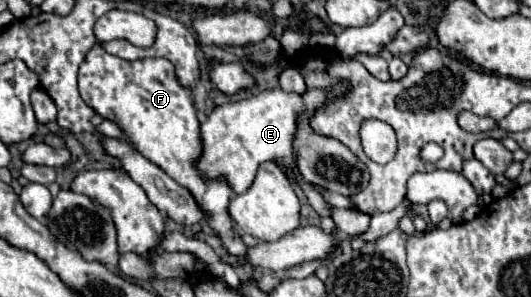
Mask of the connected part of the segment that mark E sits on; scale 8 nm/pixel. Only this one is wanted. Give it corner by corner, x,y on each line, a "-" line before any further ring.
340,83
330,91
308,89
304,97
284,93
282,89
266,89
254,97
216,107
206,121
200,123
202,157
198,157
198,173
202,173
206,181
224,179
234,193
244,193
252,185
260,163
280,161
286,167
292,167
292,141
298,115
304,109
314,113
318,107
342,95
346,89
348,83

